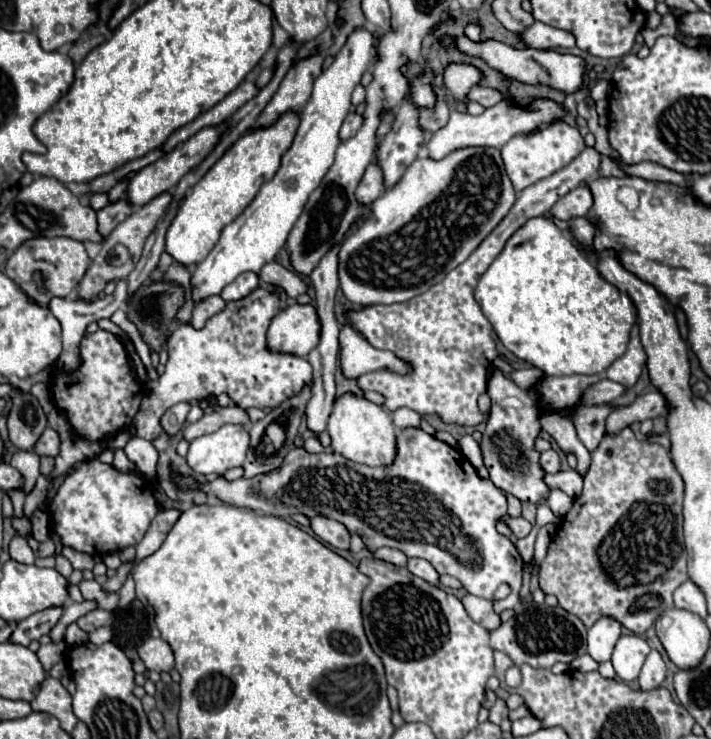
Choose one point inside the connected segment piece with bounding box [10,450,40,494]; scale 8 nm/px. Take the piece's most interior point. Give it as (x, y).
(26, 463)

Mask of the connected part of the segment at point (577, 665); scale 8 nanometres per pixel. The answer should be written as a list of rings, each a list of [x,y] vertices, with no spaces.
[[[588,654],[576,658],[570,666],[572,666],[574,670],[580,670],[580,672],[592,672],[592,670],[598,670],[598,662],[592,660]]]

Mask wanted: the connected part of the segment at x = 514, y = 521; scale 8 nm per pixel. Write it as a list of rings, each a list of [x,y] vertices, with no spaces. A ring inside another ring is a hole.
[[[504,514],[504,516],[500,518],[500,522],[504,522],[504,524],[512,530],[512,534],[514,534],[516,538],[524,538],[524,536],[532,530],[532,524],[530,524],[528,520],[524,520],[524,518],[514,518],[514,516],[510,516],[510,514]]]

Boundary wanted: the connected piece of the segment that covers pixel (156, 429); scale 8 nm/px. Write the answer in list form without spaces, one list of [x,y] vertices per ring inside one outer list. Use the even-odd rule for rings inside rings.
[[[256,288],[250,296],[228,302],[226,308],[212,316],[202,330],[194,330],[190,324],[180,324],[168,338],[168,362],[164,366],[164,372],[158,380],[150,382],[148,394],[144,402],[140,404],[140,410],[134,418],[134,432],[136,436],[144,440],[156,440],[162,432],[160,418],[164,416],[164,410],[172,408],[178,402],[192,402],[192,400],[206,400],[214,398],[222,392],[230,396],[234,404],[240,408],[260,408],[260,410],[272,410],[284,402],[284,398],[292,398],[300,394],[300,390],[312,382],[312,366],[306,358],[290,356],[290,354],[276,354],[266,348],[266,330],[270,326],[270,320],[278,314],[278,292],[276,290],[264,290]]]

